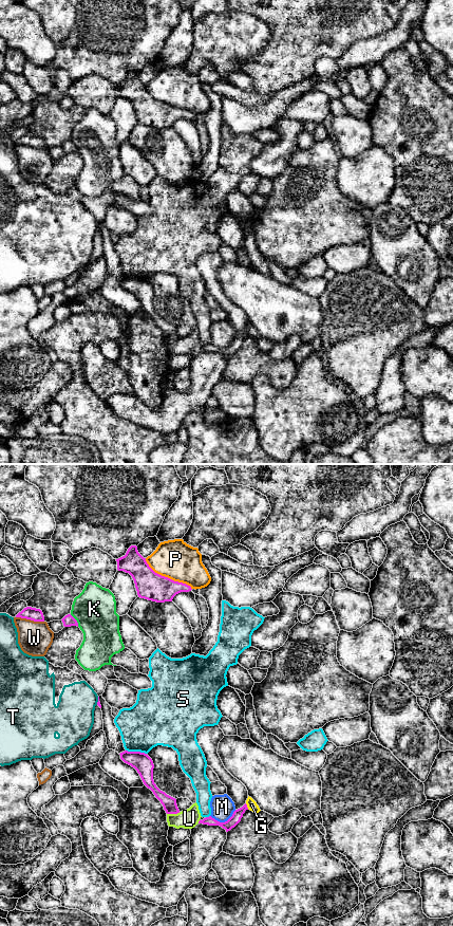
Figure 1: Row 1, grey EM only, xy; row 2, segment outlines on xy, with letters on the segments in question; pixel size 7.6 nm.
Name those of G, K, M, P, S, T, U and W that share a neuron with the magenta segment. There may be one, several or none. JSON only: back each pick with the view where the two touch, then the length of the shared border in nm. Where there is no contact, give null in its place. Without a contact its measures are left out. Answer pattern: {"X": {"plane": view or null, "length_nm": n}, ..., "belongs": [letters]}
{"belongs": []}

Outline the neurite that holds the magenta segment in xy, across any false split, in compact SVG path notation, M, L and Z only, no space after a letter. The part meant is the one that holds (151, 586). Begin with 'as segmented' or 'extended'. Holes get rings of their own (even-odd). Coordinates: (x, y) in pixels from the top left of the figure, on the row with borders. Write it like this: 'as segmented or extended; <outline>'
as segmented; M131 545L126 555L116 561L118 571L124 571L132 576L140 598L156 603L172 601L176 594L192 590L186 584L155 573L147 563L146 558L138 553L136 545Z

